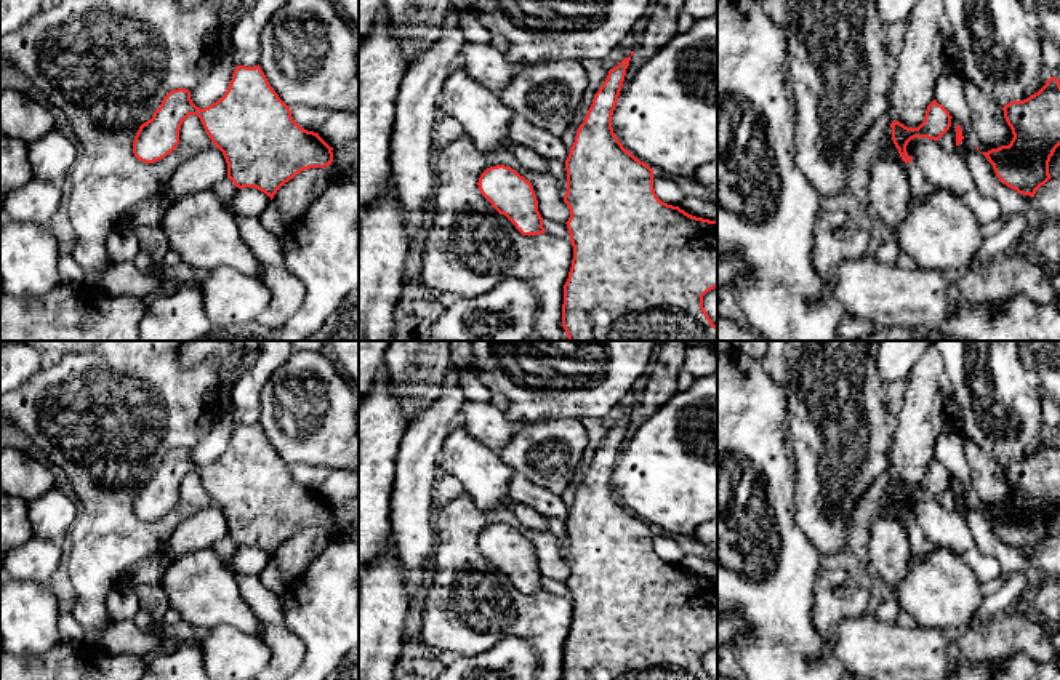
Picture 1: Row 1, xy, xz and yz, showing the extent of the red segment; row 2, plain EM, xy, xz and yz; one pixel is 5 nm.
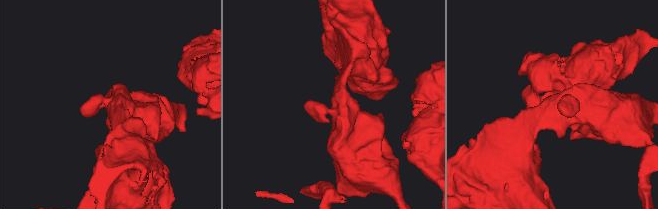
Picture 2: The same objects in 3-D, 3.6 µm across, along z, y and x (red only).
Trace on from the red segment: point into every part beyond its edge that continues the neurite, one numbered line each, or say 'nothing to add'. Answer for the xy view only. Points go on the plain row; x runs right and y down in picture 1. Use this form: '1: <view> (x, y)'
nothing to add

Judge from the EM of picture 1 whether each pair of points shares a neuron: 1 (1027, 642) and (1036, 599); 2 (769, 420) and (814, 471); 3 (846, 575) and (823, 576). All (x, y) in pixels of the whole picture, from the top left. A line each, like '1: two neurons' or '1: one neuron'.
1: two neurons
2: two neurons
3: one neuron

